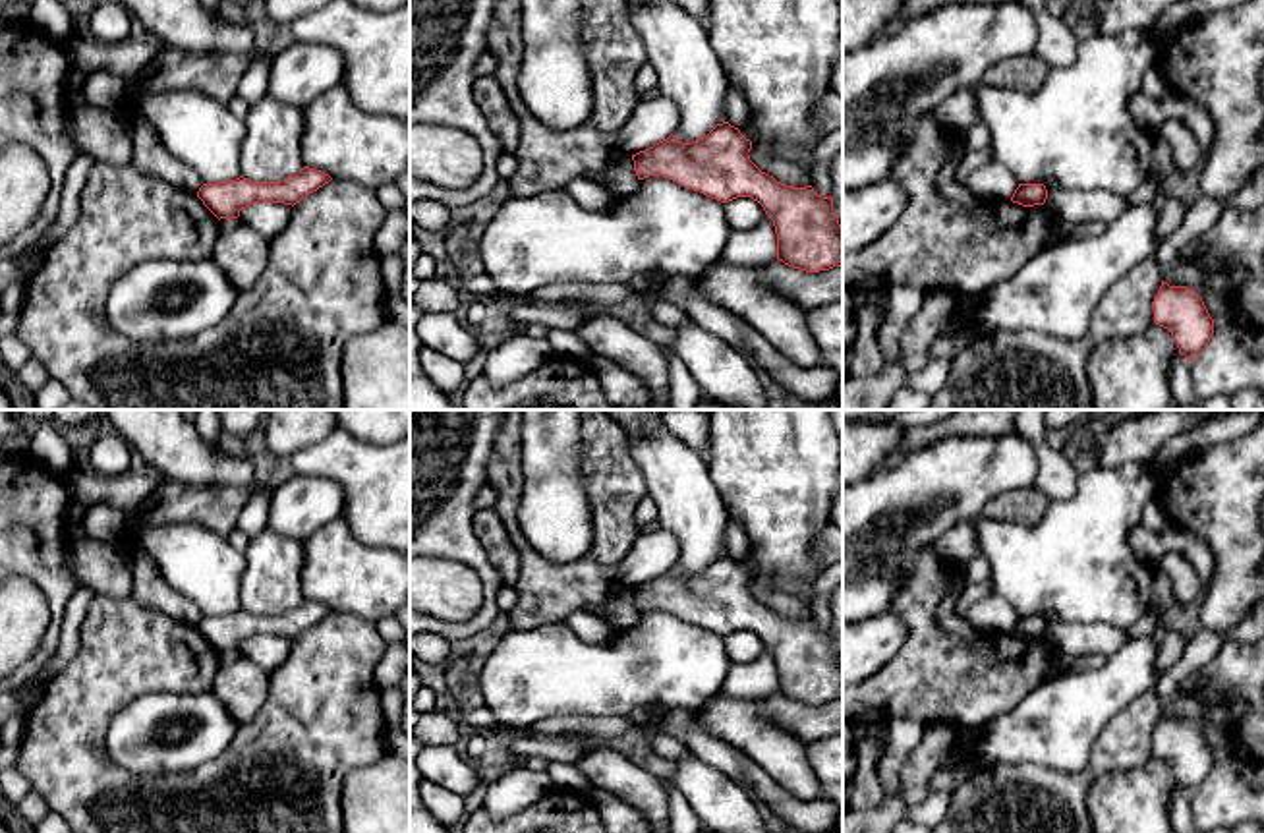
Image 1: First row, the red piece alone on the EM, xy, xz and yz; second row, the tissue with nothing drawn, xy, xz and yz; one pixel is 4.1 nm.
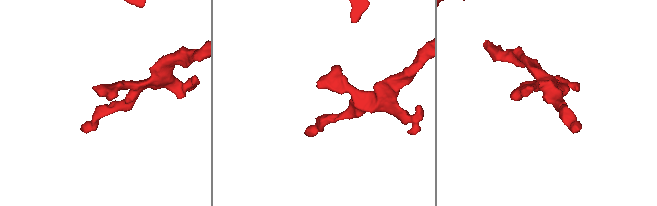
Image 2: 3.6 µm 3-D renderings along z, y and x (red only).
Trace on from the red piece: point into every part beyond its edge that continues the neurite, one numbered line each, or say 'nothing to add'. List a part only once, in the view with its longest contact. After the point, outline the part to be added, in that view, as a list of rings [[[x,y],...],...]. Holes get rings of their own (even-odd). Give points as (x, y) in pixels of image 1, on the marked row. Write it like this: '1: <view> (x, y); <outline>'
nothing to add

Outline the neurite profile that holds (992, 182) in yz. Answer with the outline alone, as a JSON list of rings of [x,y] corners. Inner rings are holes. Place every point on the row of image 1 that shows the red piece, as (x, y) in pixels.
[[[995,158],[978,166],[970,178],[970,189],[978,199],[1011,199],[1019,187],[1017,178]]]

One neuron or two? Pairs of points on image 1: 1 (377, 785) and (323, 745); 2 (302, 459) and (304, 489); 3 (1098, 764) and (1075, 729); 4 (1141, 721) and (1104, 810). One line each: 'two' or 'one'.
1: two
2: two
3: two
4: two

